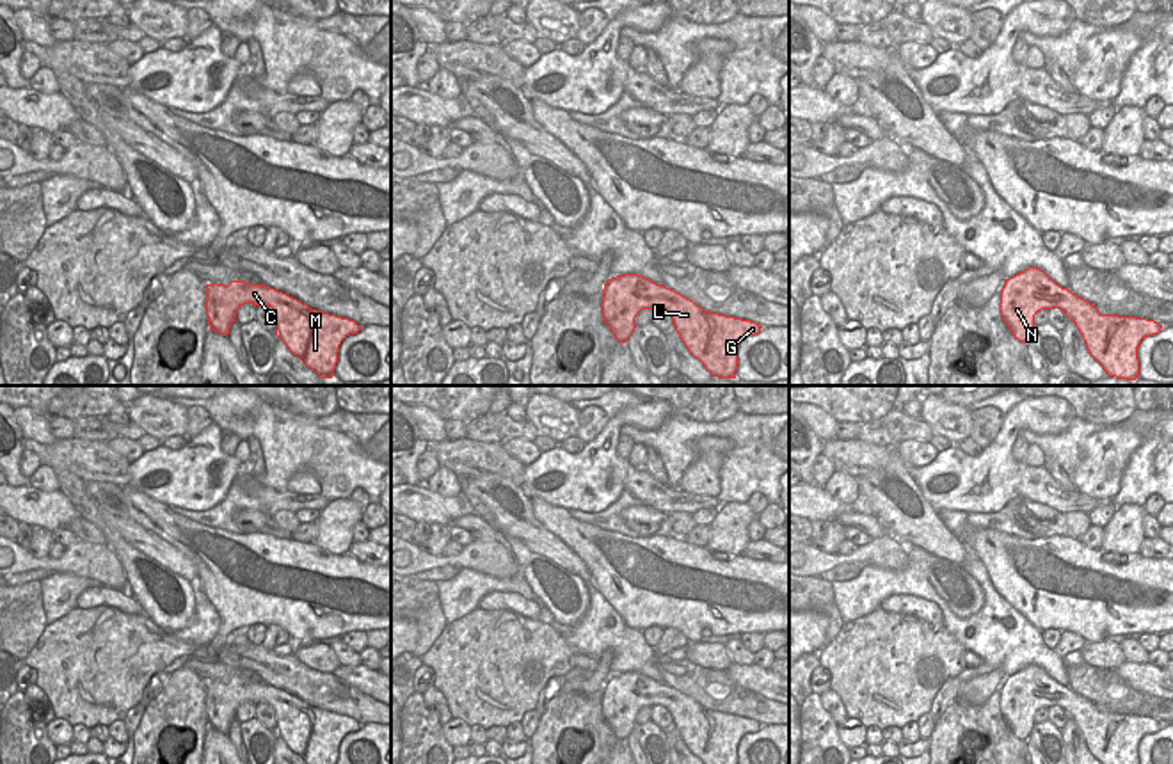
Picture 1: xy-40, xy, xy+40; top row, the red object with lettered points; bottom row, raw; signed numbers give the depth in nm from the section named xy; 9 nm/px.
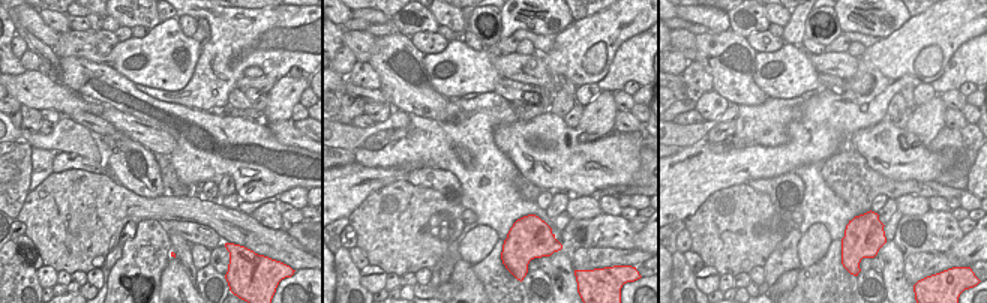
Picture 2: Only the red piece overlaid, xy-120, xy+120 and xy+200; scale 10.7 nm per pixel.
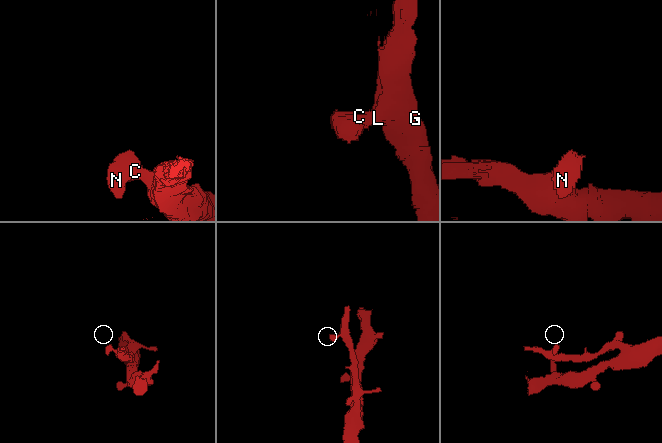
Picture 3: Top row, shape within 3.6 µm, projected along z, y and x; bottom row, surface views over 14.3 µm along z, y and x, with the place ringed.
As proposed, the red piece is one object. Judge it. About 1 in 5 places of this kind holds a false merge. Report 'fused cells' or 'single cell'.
single cell

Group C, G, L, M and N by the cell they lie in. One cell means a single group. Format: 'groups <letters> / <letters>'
groups C G L M N

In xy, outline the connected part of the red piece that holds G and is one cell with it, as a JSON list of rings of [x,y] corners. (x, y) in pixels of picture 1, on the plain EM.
[[[636,672],[608,677],[601,705],[604,721],[618,741],[626,741],[634,730],[634,716],[642,707],[663,705],[688,750],[704,764],[738,764],[741,737],[762,727],[750,718],[704,709],[665,682]]]

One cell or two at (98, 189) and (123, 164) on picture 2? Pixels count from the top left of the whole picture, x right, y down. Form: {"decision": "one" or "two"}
{"decision": "two"}

